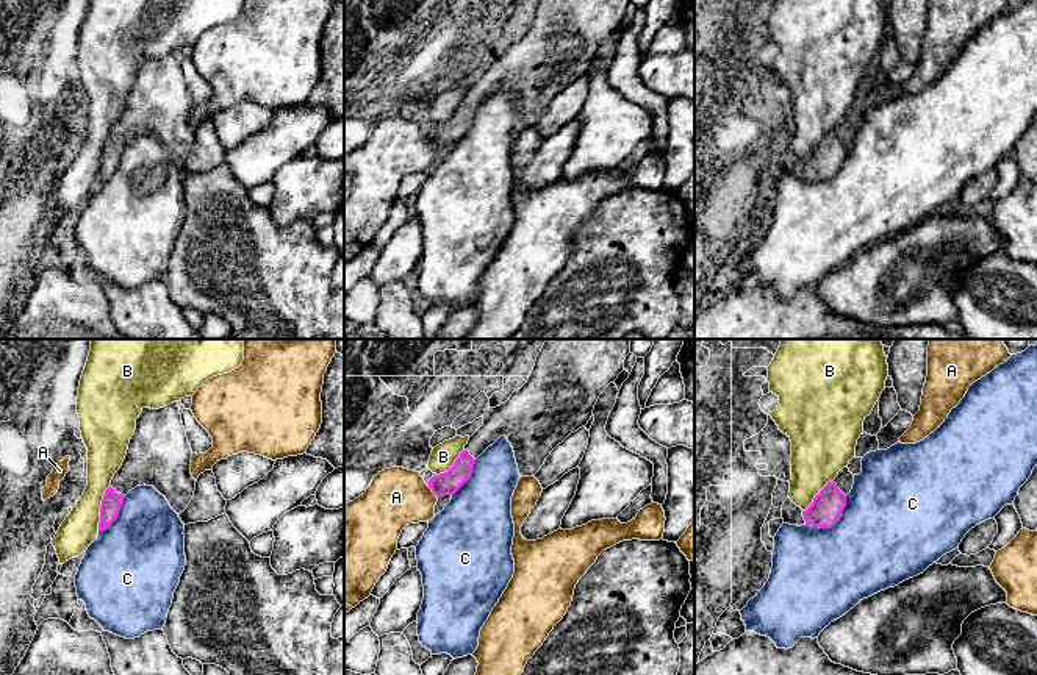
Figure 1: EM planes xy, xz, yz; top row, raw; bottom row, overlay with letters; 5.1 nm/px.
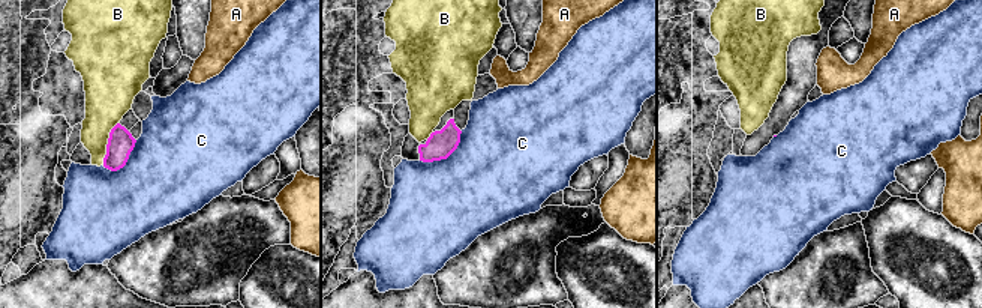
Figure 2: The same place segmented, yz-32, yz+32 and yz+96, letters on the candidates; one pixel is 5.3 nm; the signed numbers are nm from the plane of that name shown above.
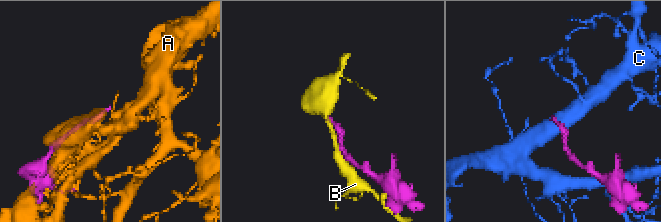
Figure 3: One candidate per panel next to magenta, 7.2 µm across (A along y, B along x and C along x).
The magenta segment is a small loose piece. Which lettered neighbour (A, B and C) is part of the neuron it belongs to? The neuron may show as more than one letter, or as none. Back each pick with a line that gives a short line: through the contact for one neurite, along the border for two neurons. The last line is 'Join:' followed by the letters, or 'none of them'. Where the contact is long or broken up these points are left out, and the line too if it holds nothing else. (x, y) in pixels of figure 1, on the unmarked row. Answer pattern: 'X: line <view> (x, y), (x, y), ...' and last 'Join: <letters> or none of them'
Join: none of them

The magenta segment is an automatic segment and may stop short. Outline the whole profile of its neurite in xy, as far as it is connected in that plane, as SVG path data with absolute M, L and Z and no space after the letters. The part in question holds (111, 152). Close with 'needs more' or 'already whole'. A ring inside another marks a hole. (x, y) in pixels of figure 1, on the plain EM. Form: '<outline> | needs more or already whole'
M178 52L160 59L142 58L125 109L105 141L99 183L117 169L125 145L142 134L153 136L177 164L183 162L196 141L191 108Z | needs more

